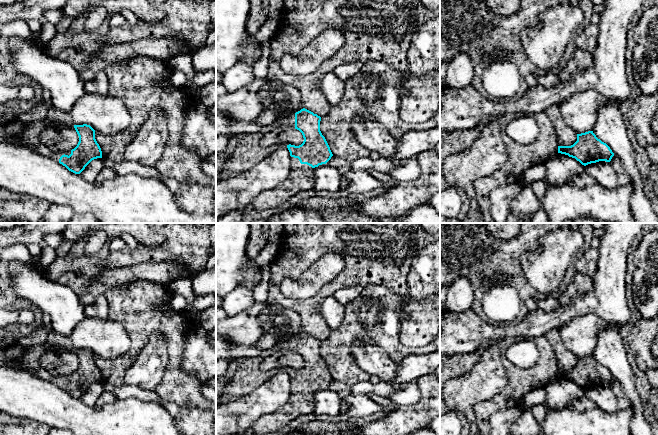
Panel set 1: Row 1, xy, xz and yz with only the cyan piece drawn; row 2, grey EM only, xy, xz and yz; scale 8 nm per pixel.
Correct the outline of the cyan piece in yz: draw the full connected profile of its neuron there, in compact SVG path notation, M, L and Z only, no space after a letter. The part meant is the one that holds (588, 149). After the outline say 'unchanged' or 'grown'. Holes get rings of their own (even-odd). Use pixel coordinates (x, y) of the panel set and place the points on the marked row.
M593 131L577 134L577 141L571 146L558 146L558 153L575 158L584 166L599 161L610 162L612 157L614 156L614 153L612 152L610 147L606 143L598 139Z; unchanged

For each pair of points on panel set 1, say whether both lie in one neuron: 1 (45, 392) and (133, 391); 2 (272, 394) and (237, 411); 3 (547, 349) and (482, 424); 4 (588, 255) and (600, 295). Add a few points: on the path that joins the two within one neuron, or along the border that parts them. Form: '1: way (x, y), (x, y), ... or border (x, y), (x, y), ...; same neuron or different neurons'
1: border (117, 398), (138, 398), (140, 400); different neurons
2: way (263, 400), (246, 410); same neuron
3: way (538, 370), (507, 398), (497, 403); same neuron
4: border (598, 250), (597, 269), (591, 276); different neurons

